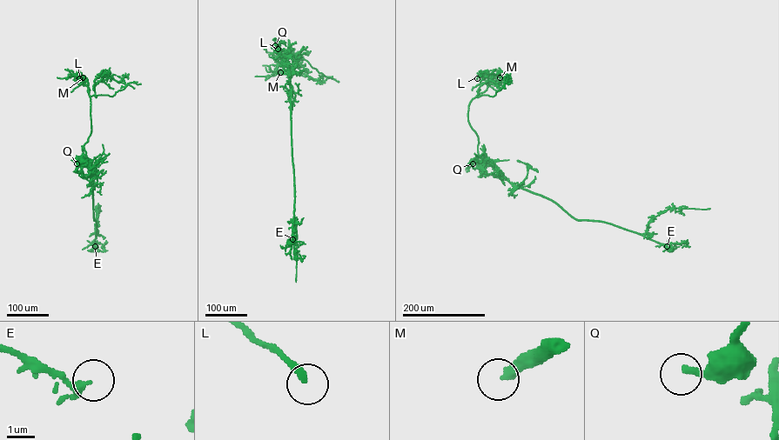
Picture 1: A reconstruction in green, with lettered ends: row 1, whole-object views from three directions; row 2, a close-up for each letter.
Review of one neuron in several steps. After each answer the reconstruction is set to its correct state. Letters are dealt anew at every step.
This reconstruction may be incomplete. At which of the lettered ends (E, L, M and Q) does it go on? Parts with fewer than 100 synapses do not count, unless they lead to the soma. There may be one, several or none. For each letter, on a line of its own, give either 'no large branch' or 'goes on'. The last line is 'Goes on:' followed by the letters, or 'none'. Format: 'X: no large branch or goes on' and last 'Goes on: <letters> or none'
E: no large branch
L: no large branch
M: goes on
Q: no large branch
Goes on: M

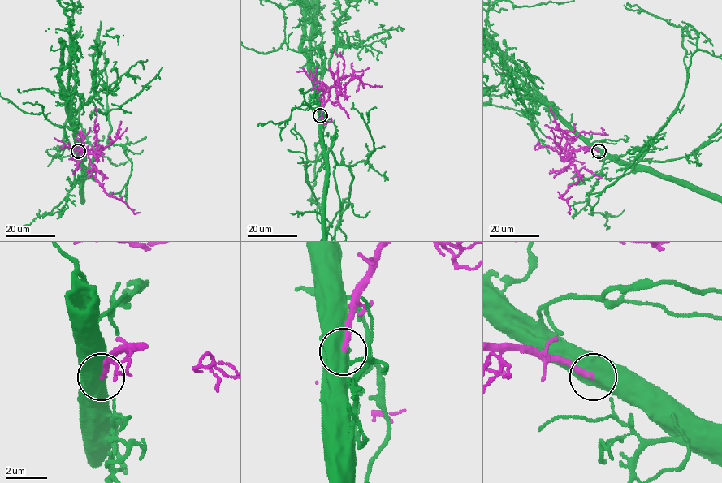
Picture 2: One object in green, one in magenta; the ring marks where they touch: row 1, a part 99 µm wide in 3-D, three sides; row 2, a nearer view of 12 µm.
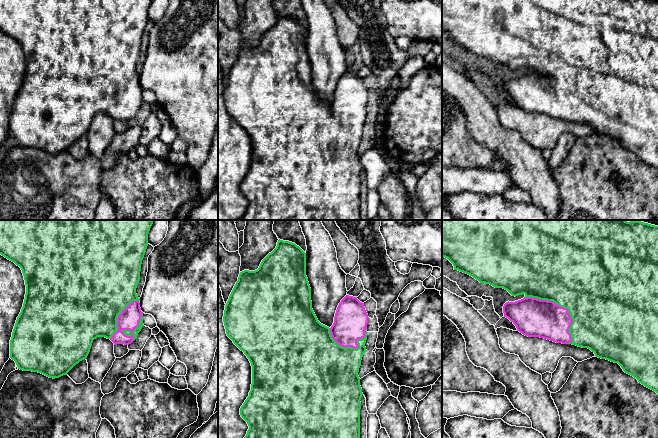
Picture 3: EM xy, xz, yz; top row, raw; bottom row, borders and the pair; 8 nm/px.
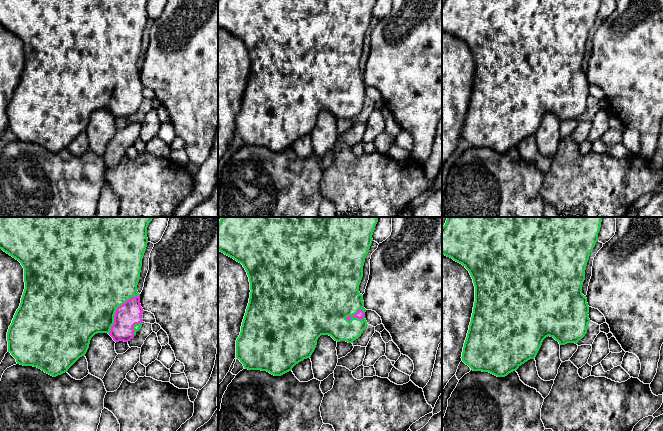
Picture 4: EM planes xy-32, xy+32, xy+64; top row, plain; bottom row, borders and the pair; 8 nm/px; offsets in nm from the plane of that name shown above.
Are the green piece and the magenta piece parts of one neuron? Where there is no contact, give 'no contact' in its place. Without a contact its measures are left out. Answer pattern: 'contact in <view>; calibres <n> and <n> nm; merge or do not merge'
contact in yz; calibres 500 and 300 nm; merge

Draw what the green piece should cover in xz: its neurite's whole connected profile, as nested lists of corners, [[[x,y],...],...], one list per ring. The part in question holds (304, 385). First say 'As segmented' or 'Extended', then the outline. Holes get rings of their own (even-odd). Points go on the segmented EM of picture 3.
Extended. [[[279,239],[276,248],[262,260],[257,270],[240,272],[225,305],[223,322],[227,336],[244,352],[252,366],[251,390],[240,408],[240,415],[249,426],[244,438],[360,438],[360,400],[363,393],[358,372],[362,357],[367,351],[365,343],[368,318],[364,303],[357,297],[346,295],[337,307],[334,323],[330,328],[318,321],[312,309],[311,288],[306,276],[306,253],[295,243]]]

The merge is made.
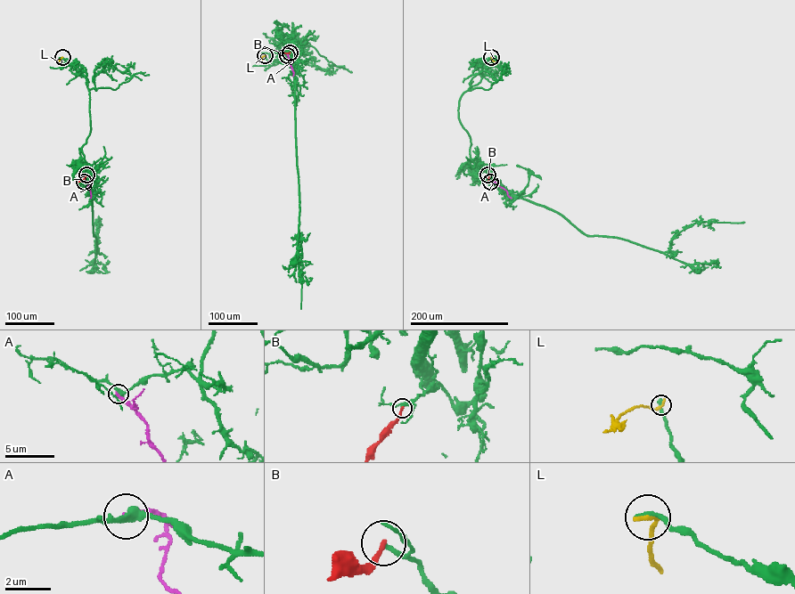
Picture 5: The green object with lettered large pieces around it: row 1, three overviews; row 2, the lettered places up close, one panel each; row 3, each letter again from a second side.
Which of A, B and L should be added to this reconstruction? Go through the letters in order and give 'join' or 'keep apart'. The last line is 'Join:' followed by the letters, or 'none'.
A: keep apart
B: keep apart
L: keep apart
Join: none

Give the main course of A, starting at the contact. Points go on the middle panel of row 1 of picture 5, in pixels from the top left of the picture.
A: (287, 54), (293, 76)

